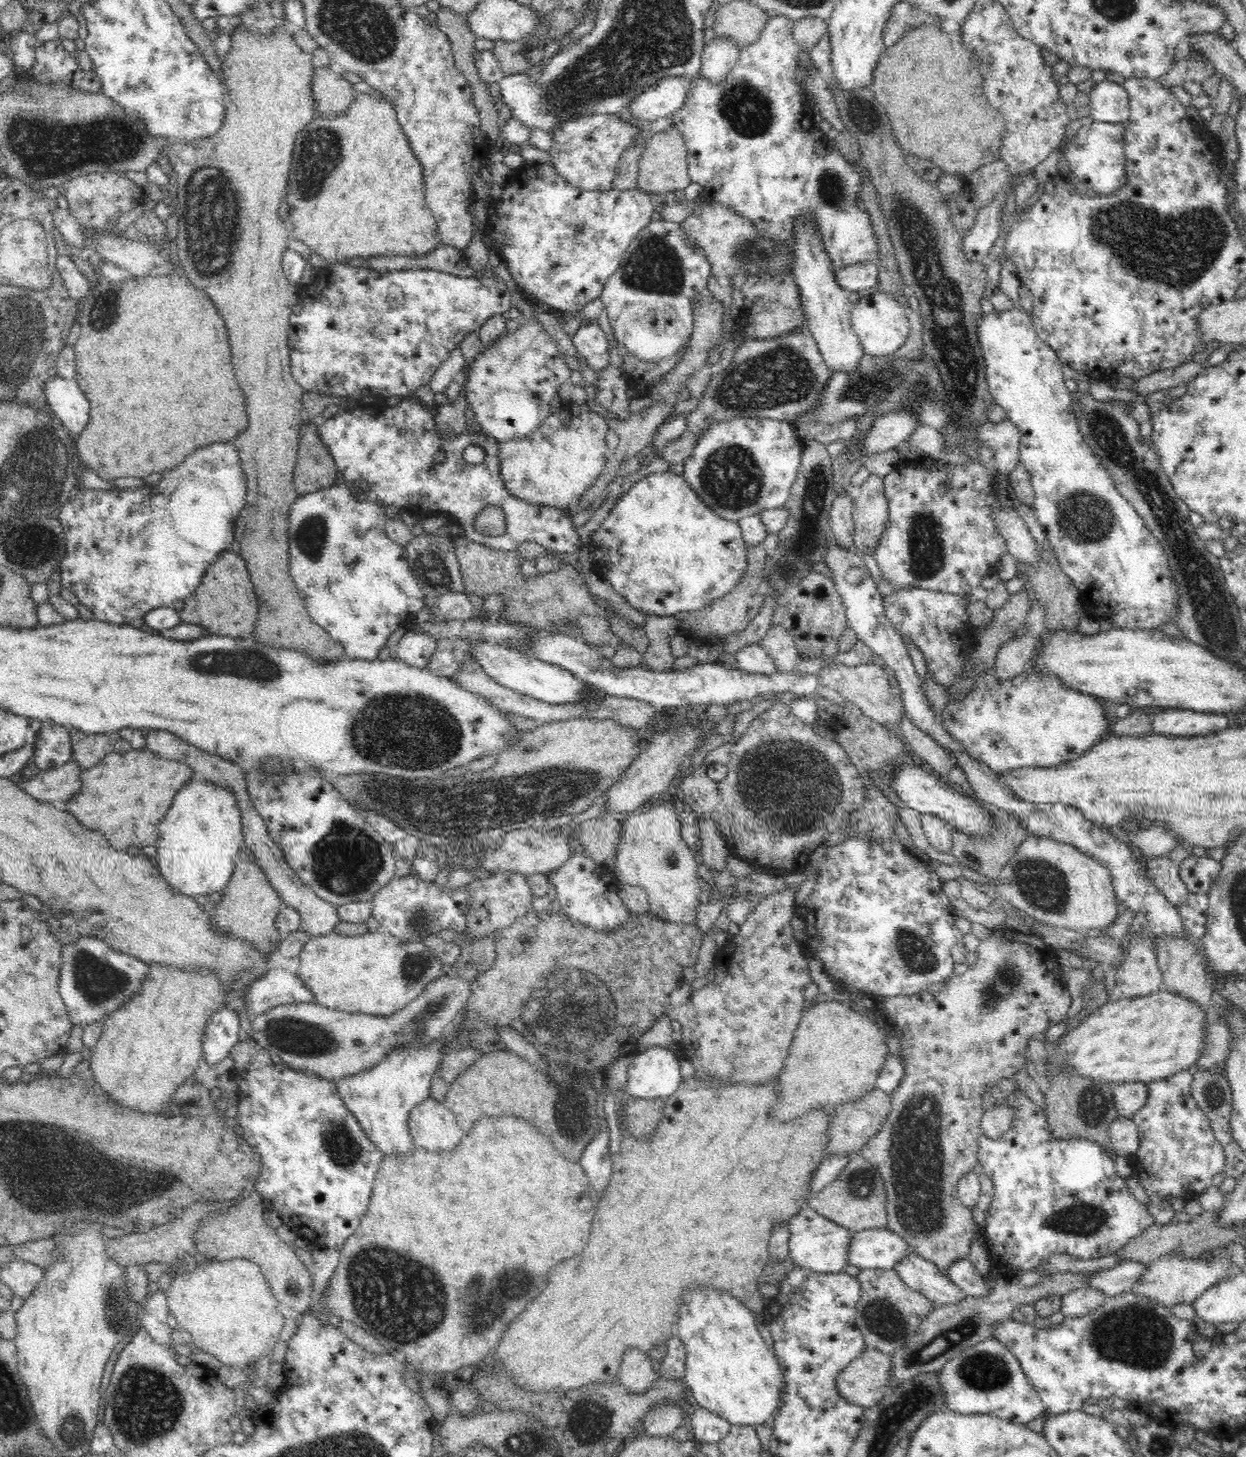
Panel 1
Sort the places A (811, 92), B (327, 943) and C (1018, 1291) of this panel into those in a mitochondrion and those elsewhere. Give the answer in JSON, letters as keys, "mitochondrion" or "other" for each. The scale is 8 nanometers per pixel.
{"A":"other","B":"other","C":"other"}

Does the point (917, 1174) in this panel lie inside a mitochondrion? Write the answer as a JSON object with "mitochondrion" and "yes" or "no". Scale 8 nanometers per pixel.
{"mitochondrion":"yes"}

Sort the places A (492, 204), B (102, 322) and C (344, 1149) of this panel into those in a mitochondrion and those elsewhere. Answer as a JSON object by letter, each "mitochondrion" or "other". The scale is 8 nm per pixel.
{"A":"other","B":"mitochondrion","C":"mitochondrion"}

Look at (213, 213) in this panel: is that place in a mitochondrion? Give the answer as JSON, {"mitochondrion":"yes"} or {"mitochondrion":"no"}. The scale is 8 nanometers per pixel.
{"mitochondrion":"yes"}

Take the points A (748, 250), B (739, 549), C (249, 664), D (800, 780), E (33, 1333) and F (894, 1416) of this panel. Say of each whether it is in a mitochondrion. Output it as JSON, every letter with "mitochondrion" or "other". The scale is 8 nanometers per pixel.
{"A":"mitochondrion","B":"other","C":"mitochondrion","D":"mitochondrion","E":"other","F":"mitochondrion"}

